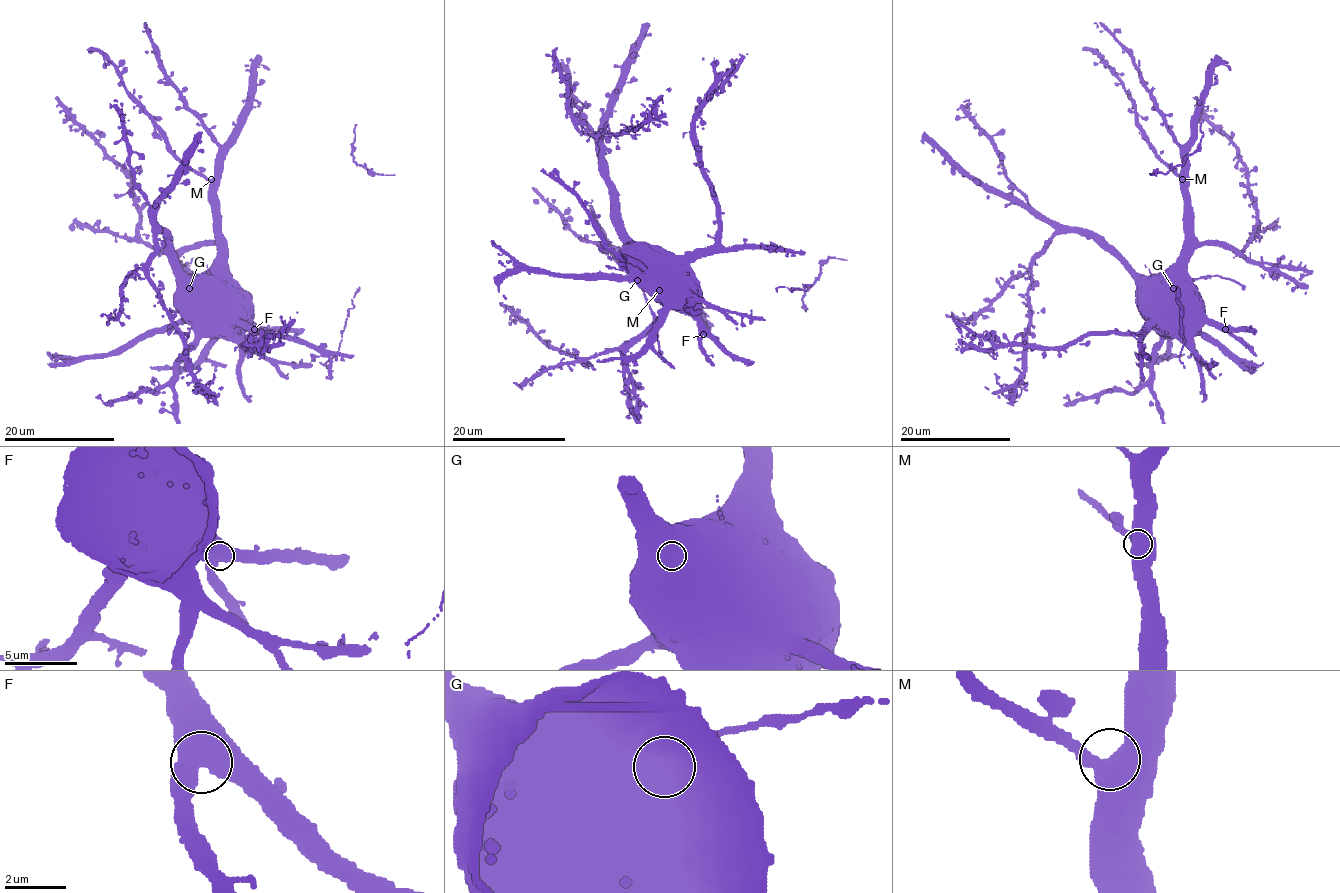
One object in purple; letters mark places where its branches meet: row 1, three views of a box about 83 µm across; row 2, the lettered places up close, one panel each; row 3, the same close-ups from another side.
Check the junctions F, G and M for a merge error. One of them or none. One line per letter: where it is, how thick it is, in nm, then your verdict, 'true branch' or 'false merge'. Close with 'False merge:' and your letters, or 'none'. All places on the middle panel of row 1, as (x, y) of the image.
F: place (703, 334); calibre 500 nm; true branch
G: place (637, 280); calibre 600 nm; false merge
M: place (659, 290); calibre 480 nm; true branch
False merge: G

